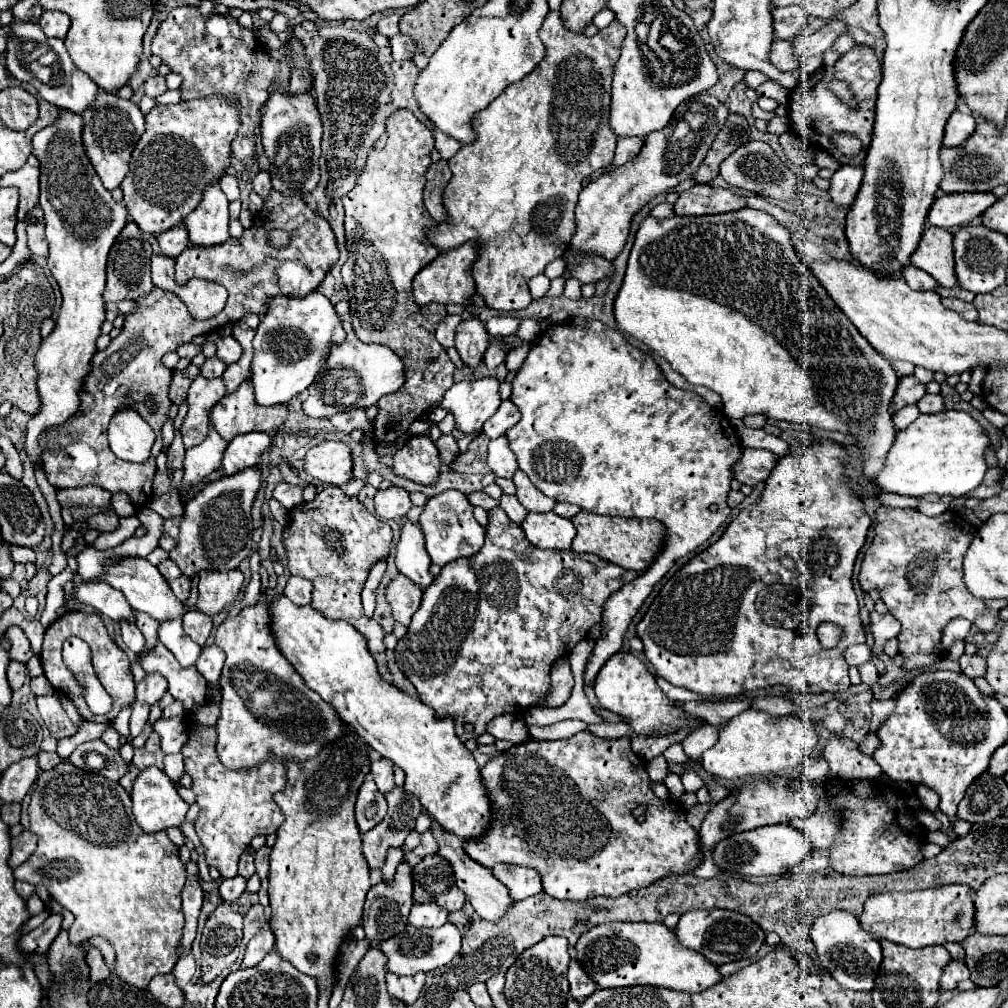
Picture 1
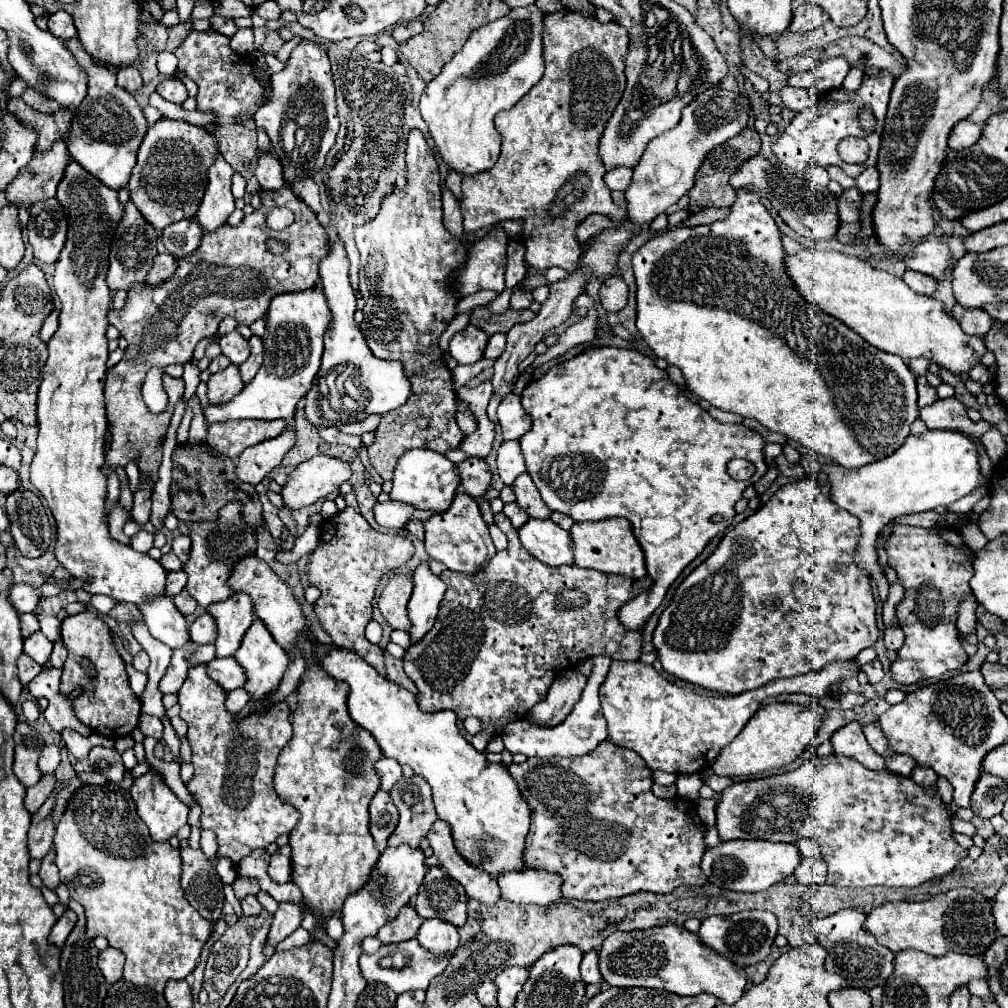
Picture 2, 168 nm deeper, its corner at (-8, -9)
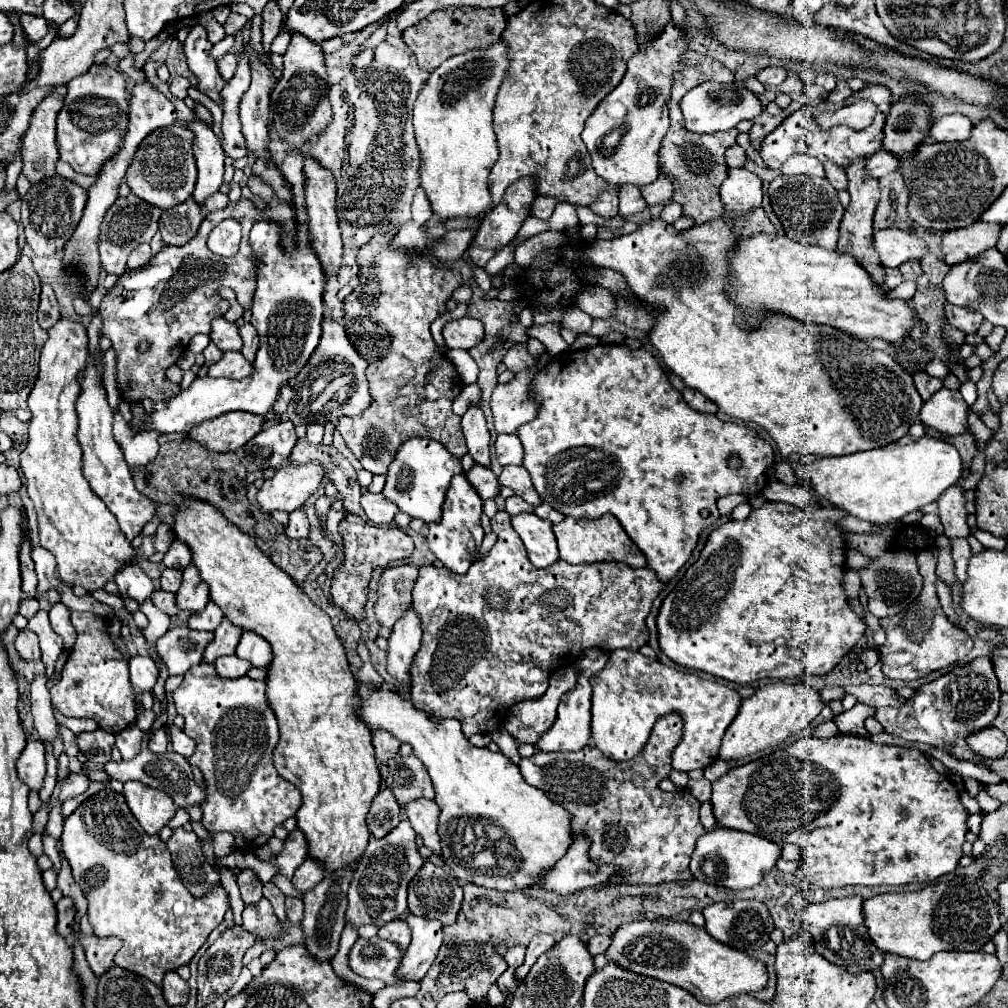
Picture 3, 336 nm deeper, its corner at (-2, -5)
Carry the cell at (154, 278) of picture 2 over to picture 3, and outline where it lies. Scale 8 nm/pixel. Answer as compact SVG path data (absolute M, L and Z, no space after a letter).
M143 243L143 245L139 245L139 247L129 255L127 267L129 267L129 269L139 269L139 267L143 267L149 259L151 259L151 249L149 249L147 243Z

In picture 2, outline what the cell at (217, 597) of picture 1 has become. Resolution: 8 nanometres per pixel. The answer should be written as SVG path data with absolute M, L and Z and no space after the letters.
M235 593L221 603L211 603L207 613L215 619L219 629L219 637L215 641L217 657L231 657L237 651L241 637L253 623L251 597L247 593Z

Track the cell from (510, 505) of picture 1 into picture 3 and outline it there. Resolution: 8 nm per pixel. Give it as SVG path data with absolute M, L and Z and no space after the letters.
M517 495L507 499L507 507L505 509L507 509L509 515L517 515L517 513L523 513L523 511L527 511L527 513L533 511L533 507L527 501L523 501L521 497L517 497Z

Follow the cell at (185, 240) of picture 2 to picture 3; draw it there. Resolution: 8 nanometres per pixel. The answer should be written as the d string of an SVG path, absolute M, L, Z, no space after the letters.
M189 197L187 201L163 211L159 219L159 231L167 245L185 245L191 237L195 237L201 221L201 205Z

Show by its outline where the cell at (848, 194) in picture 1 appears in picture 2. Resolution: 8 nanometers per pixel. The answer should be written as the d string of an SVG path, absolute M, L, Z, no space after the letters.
M875 167L865 169L855 181L857 181L857 189L859 189L863 195L867 195L867 193L871 193L871 191L877 191L877 185L879 185L877 169L875 169Z

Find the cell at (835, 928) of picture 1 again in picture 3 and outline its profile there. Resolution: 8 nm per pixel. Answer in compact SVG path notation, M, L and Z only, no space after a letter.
M853 895L853 897L827 899L823 903L807 905L801 913L801 919L809 925L817 953L831 963L839 963L843 969L851 973L861 973L863 969L877 971L883 963L883 953L875 947L875 943L867 935L861 905L863 899L859 895Z

